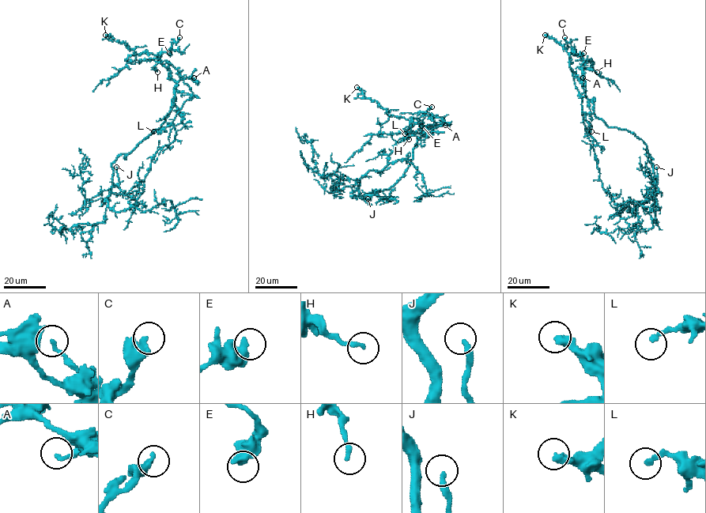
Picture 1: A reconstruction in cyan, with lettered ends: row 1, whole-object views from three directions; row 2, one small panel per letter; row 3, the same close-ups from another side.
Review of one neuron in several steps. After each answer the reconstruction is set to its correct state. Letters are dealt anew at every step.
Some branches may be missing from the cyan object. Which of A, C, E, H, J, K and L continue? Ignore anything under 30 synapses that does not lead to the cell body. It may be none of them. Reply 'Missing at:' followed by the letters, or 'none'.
Missing at: C, J, K

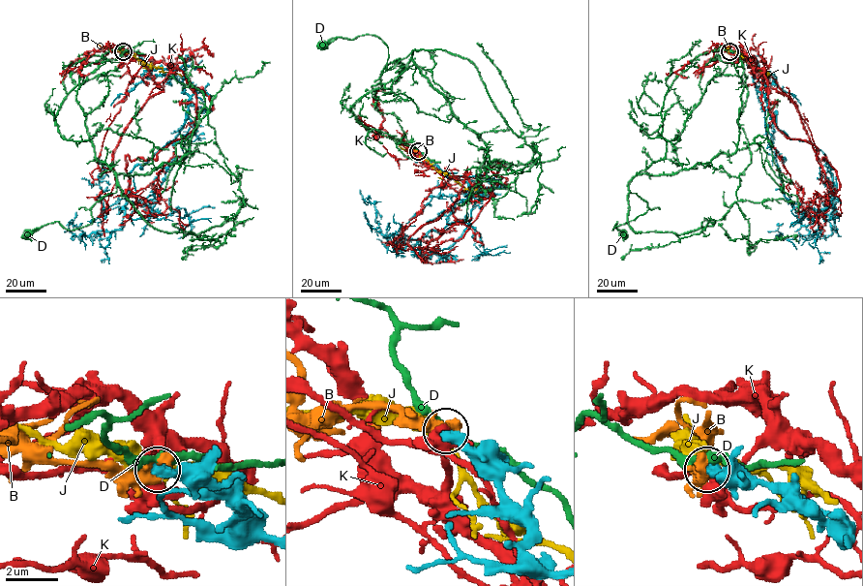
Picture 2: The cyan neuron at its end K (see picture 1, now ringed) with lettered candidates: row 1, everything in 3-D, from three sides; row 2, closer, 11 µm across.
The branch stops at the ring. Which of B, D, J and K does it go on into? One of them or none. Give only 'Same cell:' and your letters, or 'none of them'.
Same cell: B

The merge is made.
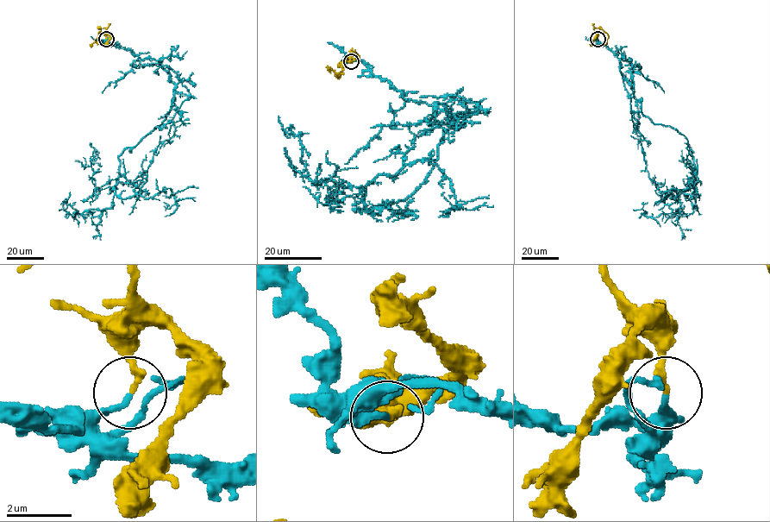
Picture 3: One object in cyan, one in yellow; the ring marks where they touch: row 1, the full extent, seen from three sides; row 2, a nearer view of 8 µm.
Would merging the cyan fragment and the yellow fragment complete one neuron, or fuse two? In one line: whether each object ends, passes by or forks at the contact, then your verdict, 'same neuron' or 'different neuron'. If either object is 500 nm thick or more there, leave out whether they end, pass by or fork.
cyan ends | yellow ends | different neuron

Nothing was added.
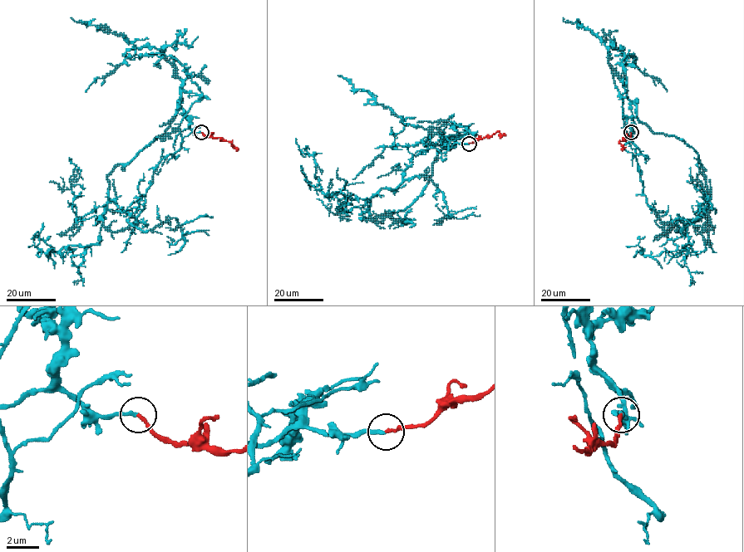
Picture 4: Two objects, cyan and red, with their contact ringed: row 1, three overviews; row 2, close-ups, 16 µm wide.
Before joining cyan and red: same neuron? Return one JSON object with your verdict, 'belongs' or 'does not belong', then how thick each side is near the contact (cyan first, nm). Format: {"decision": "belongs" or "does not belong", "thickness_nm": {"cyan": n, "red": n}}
{"decision": "belongs", "thickness_nm": {"cyan": 240, "red": 200}}

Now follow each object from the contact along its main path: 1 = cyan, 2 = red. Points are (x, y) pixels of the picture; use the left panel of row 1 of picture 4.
1: (202, 132), (178, 102), (183, 90), (199, 97), (136, 219), (144, 231), (176, 219), (184, 244), (170, 255)
2: (202, 132), (211, 138), (222, 138), (233, 147)

